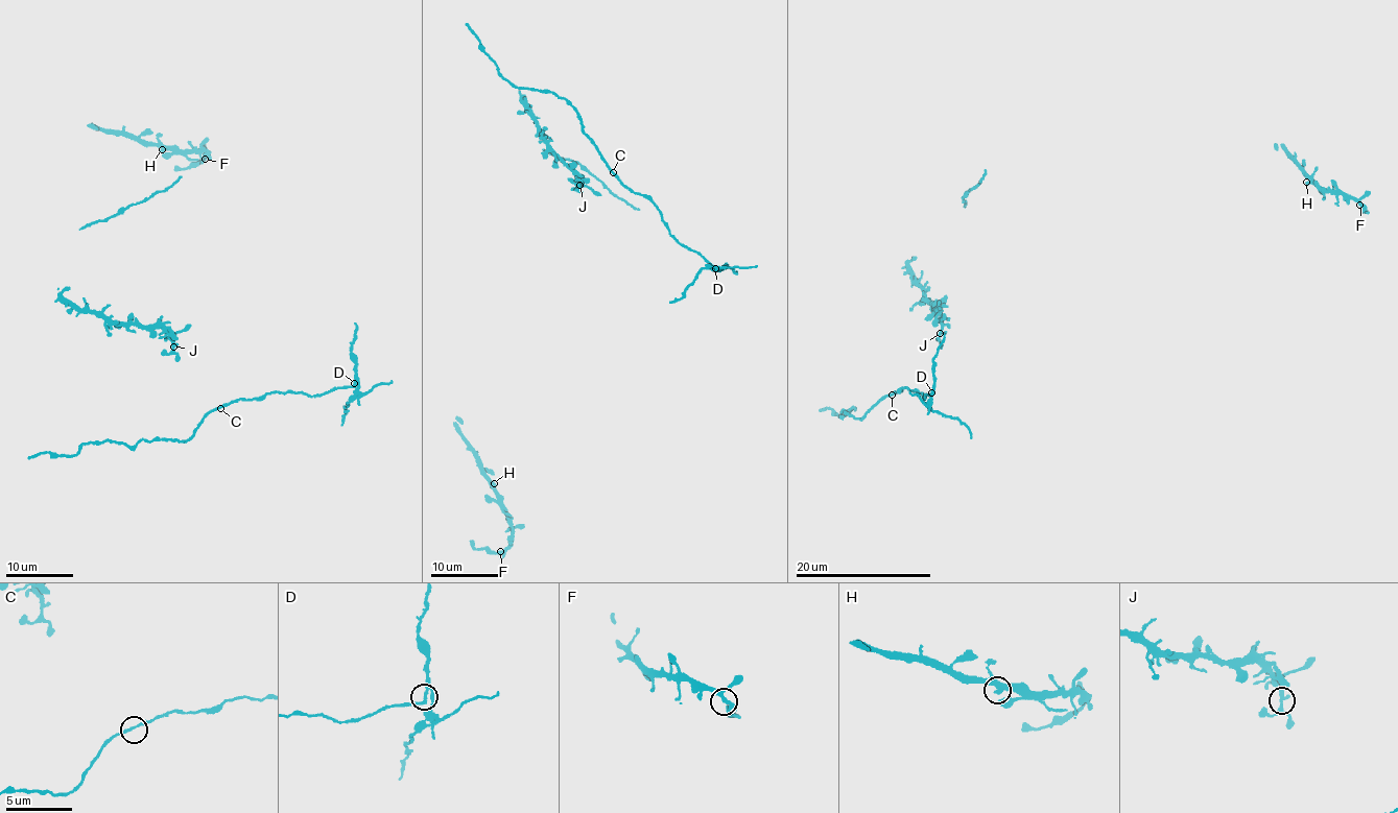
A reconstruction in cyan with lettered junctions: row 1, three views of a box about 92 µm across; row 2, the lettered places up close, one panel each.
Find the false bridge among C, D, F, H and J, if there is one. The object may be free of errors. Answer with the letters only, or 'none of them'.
D

